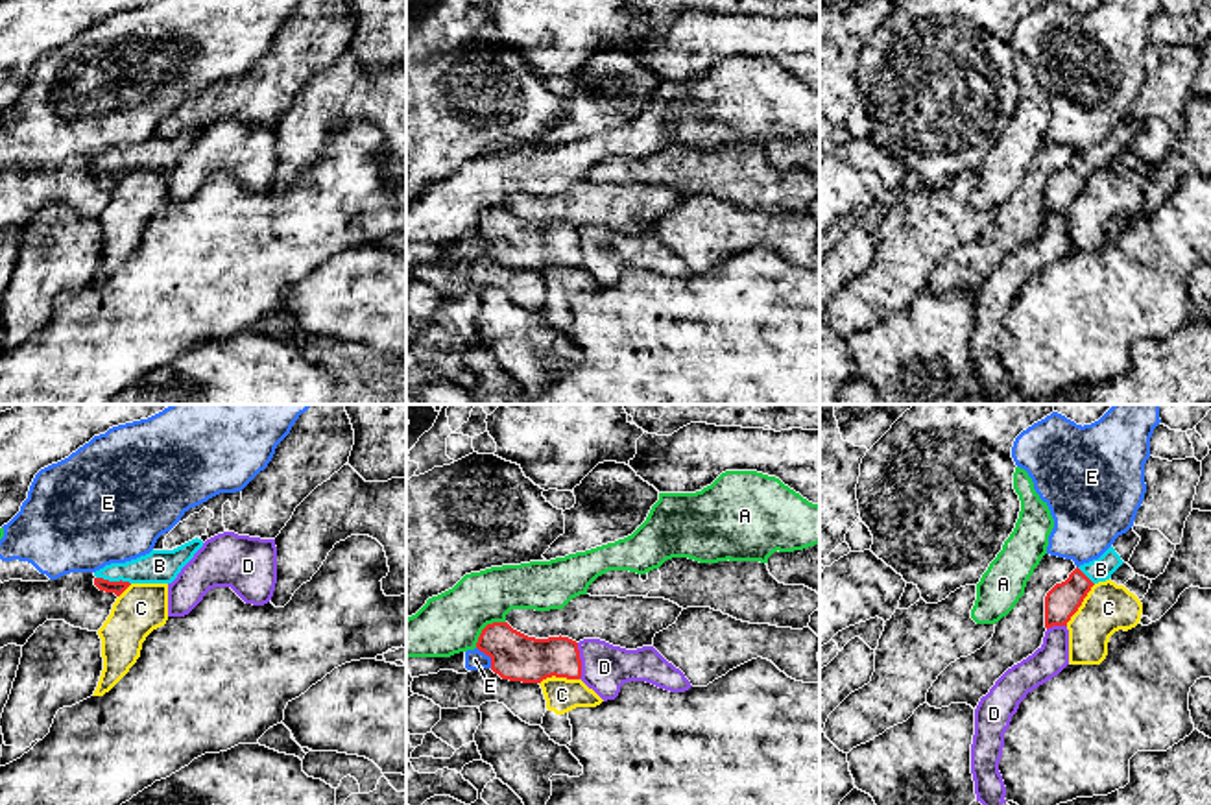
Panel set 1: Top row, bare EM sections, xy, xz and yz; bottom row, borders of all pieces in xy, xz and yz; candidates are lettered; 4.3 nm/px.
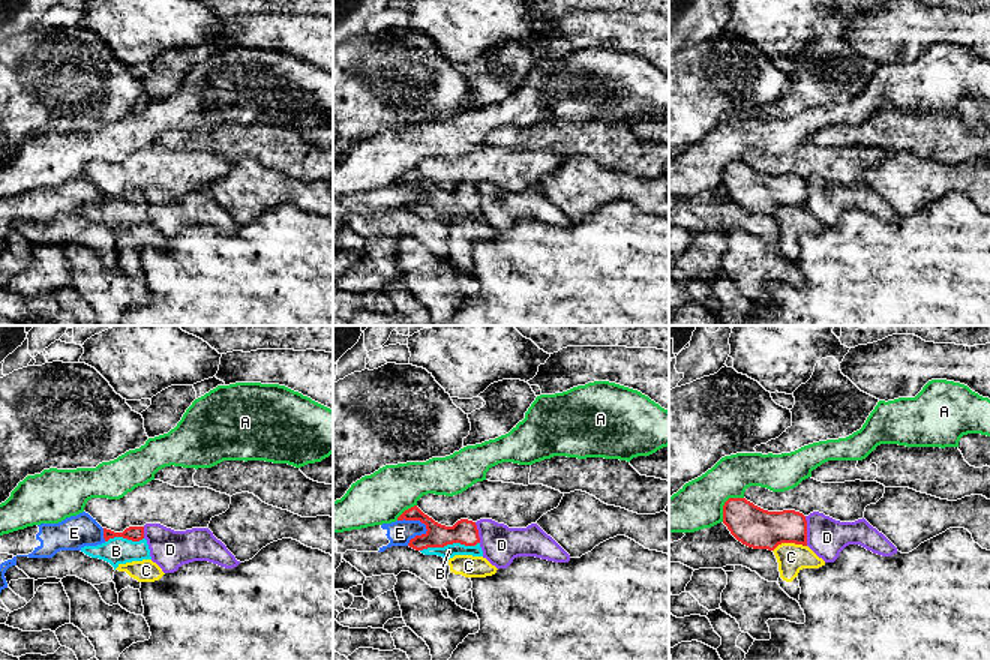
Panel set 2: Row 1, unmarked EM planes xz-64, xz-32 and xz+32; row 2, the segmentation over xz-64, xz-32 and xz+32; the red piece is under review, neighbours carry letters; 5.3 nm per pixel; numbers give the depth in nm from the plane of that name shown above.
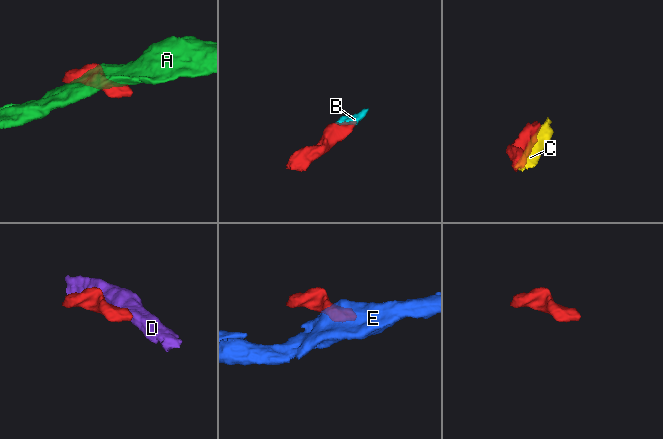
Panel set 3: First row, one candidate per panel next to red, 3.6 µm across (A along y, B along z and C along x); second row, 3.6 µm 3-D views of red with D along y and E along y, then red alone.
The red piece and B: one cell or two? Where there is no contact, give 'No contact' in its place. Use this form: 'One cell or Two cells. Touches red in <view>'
One cell. Touches red in xy

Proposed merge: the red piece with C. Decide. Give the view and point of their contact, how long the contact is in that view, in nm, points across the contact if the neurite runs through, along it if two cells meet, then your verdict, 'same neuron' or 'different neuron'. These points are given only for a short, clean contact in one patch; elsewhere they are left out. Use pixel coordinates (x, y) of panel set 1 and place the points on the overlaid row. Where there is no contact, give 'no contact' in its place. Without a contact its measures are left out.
yz (1080, 604) | 220 nm | different neuron

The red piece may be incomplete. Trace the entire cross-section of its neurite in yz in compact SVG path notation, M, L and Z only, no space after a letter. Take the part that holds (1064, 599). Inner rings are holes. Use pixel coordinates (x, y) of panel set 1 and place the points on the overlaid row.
M1132 526L1098 559L1076 567L1065 582L1056 583L1045 596L1045 628L1067 626L1091 587L1109 580L1122 563L1128 563L1139 541Z

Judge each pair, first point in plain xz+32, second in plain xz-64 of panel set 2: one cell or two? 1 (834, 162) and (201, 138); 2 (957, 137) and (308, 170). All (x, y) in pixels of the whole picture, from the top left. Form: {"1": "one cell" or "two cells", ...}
{"1": "two cells", "2": "one cell"}

